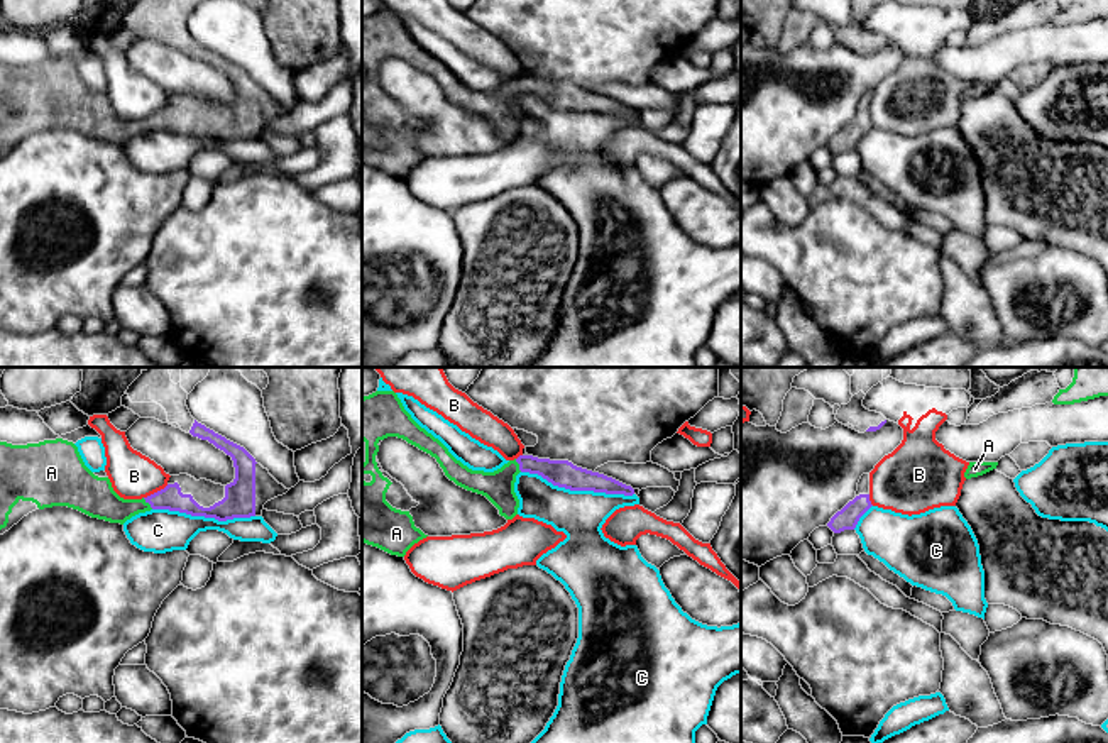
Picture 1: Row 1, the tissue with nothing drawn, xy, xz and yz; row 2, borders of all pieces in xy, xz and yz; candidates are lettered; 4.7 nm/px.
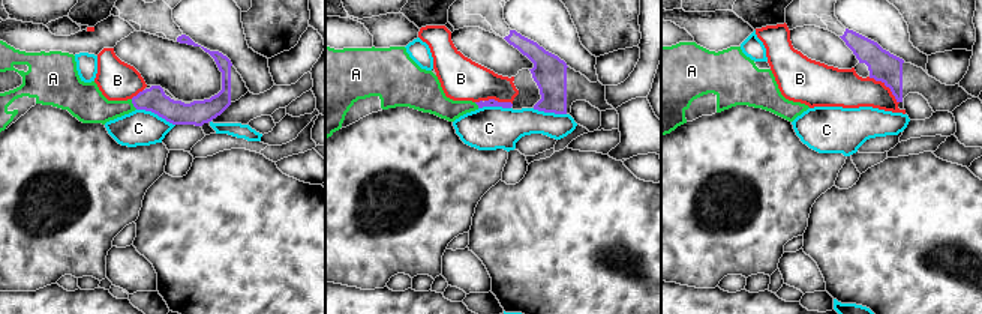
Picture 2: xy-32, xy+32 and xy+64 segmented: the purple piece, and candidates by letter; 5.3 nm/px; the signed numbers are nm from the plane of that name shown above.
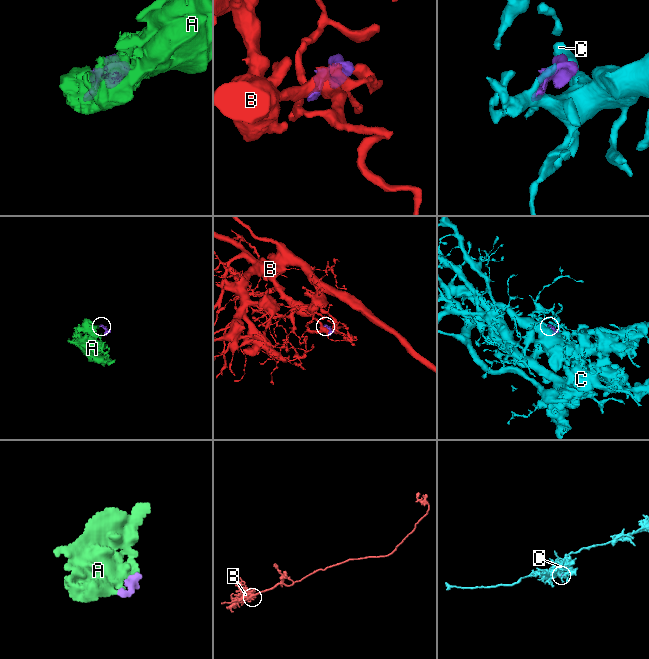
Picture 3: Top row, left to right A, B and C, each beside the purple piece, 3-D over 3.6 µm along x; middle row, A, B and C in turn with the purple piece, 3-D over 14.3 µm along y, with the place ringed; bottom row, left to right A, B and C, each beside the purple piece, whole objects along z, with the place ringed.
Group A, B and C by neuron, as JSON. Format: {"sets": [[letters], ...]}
{"sets": [["A"], ["B"], ["C"]]}

